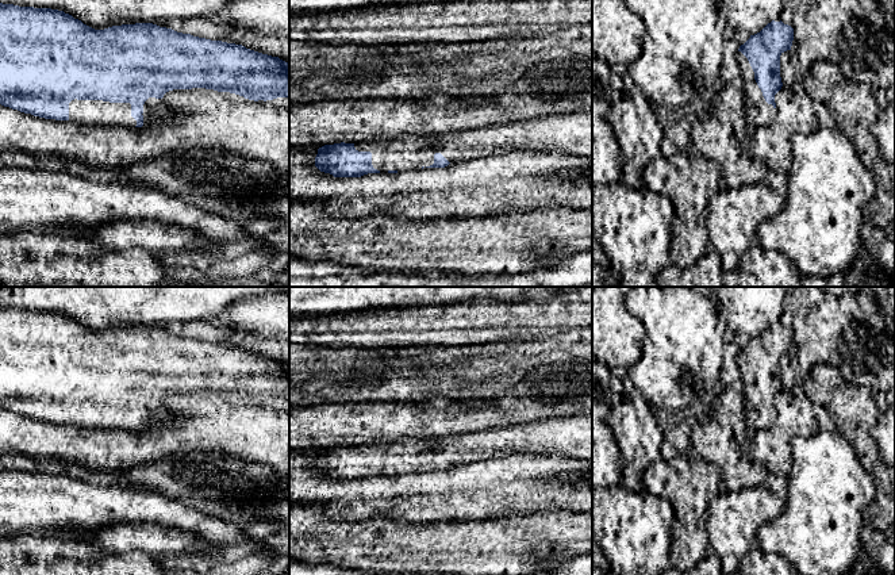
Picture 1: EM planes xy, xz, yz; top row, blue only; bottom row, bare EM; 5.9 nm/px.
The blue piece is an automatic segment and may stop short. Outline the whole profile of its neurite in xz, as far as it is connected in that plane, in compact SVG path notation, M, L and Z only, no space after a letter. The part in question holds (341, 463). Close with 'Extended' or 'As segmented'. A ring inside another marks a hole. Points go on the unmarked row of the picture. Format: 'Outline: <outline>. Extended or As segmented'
Outline: M592 415L545 418L452 437L334 446L318 452L315 469L334 480L445 471L450 465L519 452L592 460Z. Extended

